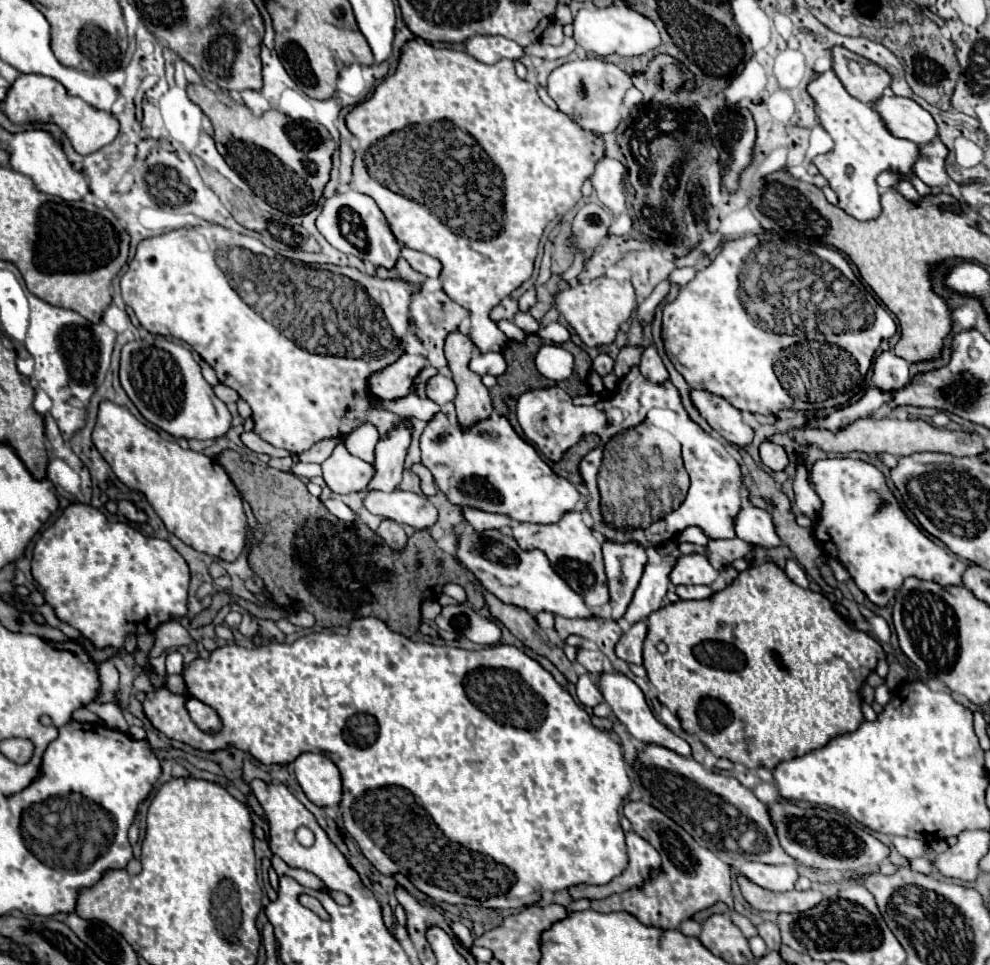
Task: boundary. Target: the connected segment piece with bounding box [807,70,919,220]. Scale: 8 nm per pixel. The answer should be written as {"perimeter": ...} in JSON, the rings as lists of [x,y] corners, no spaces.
{"perimeter":[[[827,70],[813,78],[807,86],[807,92],[819,108],[821,126],[835,142],[835,148],[825,156],[815,158],[813,164],[829,180],[829,186],[839,196],[839,208],[843,208],[857,220],[877,218],[881,212],[879,190],[875,184],[877,174],[881,174],[883,170],[891,170],[911,176],[911,166],[919,156],[919,146],[911,144],[909,140],[891,136],[883,126],[879,114],[869,104],[855,100],[833,70]]]}

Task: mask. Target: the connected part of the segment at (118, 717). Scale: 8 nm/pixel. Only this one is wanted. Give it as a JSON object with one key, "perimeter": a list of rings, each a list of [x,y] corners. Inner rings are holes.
{"perimeter":[[[91,702],[91,704],[87,704],[85,708],[91,710],[91,712],[95,712],[95,714],[99,714],[99,718],[103,718],[103,720],[107,722],[107,726],[111,726],[111,728],[115,728],[115,730],[121,730],[121,732],[127,732],[127,722],[125,722],[125,718],[123,718],[119,706],[107,704],[107,706],[101,706],[101,708],[99,708],[95,702]]]}

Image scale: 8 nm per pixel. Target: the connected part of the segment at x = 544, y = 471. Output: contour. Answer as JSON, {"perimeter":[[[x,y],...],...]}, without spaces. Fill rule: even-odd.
{"perimeter":[[[437,412],[421,434],[421,462],[431,470],[437,488],[451,504],[503,514],[517,522],[559,522],[565,512],[575,510],[579,500],[575,486],[557,476],[499,414],[479,420],[471,428],[461,428],[445,412]]]}

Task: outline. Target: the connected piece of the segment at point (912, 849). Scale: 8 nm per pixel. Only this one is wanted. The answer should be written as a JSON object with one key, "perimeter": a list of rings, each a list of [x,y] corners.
{"perimeter":[[[895,836],[893,838],[893,844],[899,850],[899,854],[905,856],[907,860],[913,860],[917,856],[923,856],[921,840],[917,840],[917,838],[901,838],[901,836]]]}

